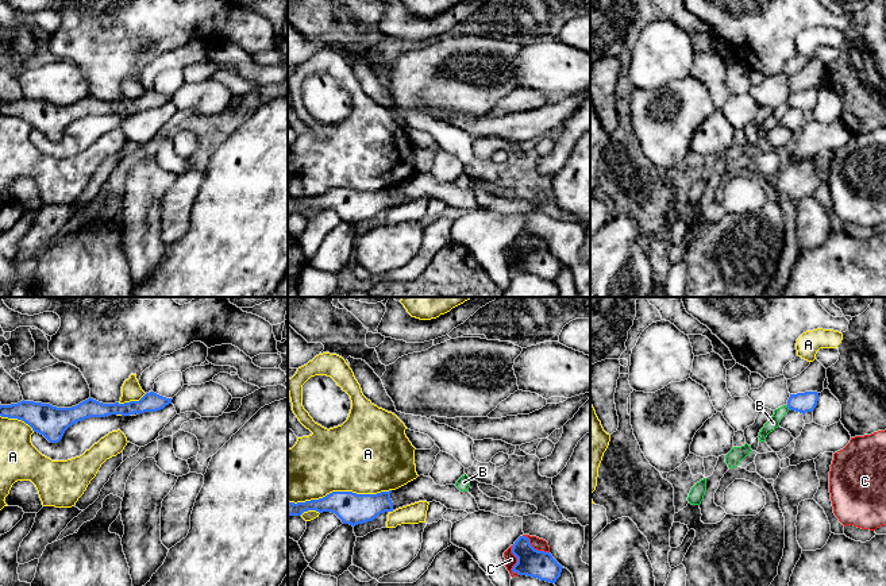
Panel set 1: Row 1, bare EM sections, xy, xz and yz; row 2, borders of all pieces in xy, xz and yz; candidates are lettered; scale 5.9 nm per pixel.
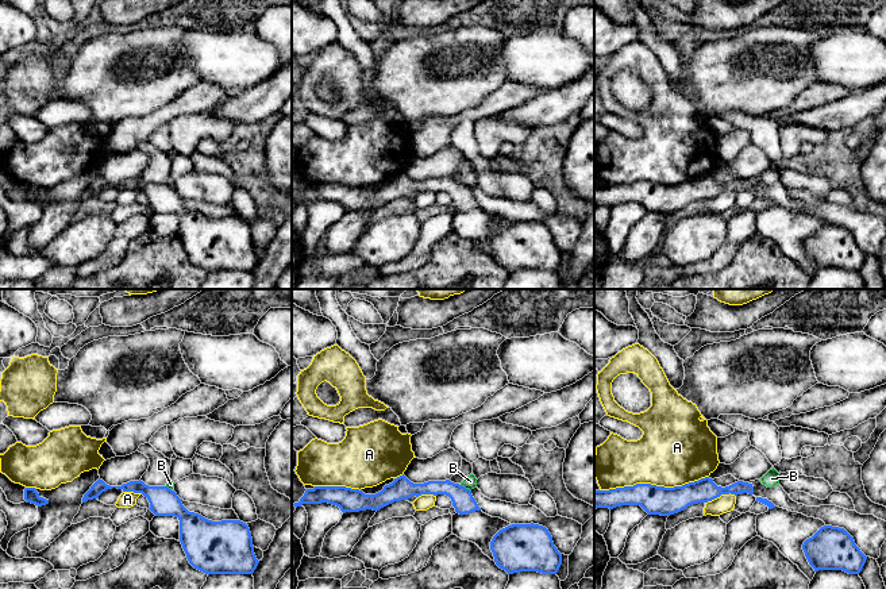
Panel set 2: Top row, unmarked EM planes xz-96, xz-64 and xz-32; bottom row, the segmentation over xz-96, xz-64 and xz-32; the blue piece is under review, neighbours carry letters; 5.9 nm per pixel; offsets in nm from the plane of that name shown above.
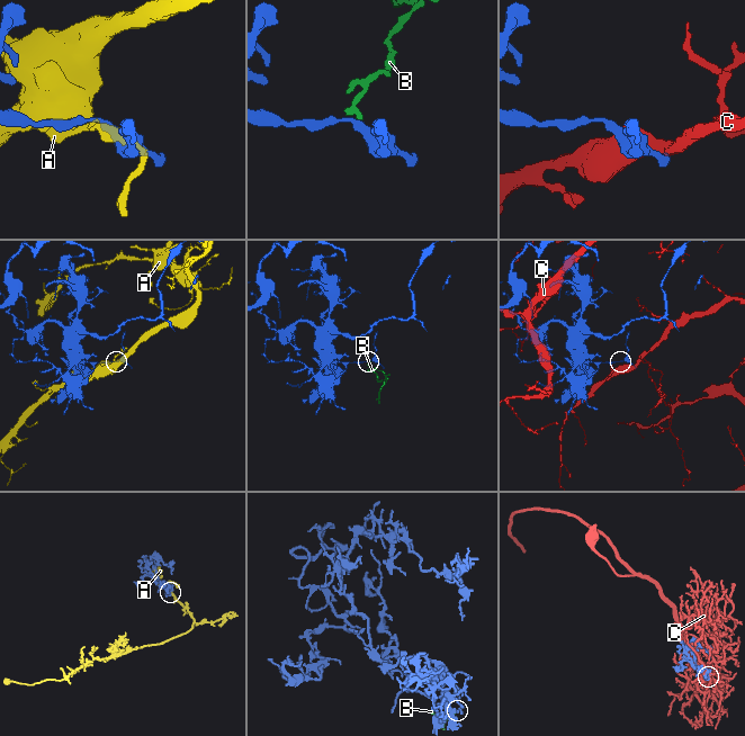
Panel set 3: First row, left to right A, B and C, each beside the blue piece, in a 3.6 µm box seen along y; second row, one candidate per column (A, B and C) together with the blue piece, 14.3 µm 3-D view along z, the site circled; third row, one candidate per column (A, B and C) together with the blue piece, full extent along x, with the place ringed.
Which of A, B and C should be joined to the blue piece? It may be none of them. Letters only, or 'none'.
none

